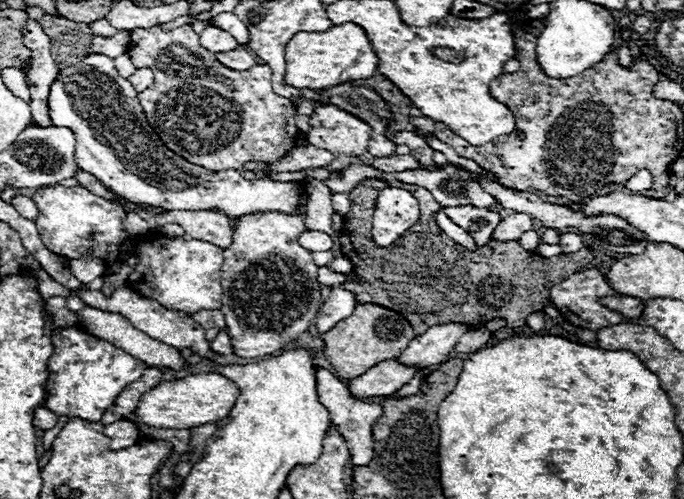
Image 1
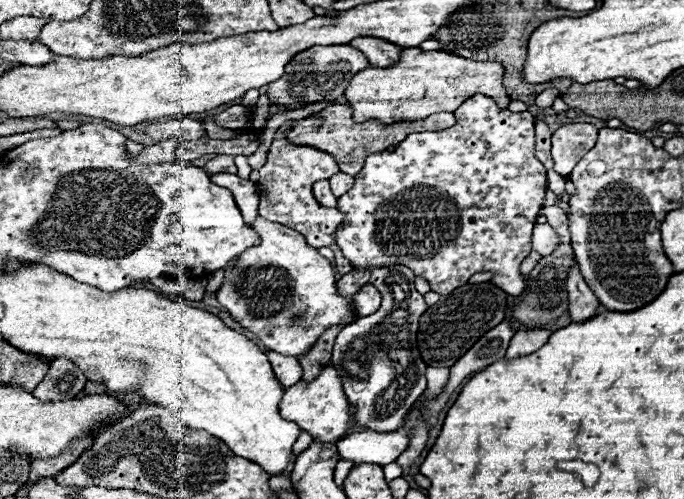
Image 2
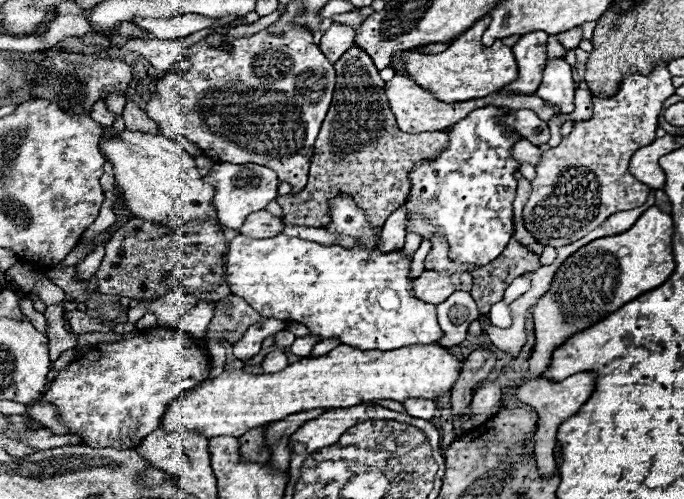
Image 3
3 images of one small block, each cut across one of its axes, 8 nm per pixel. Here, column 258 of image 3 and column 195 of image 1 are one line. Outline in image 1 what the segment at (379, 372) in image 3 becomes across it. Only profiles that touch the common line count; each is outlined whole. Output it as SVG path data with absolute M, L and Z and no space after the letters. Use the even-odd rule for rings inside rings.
M216 372L190 374L186 378L176 378L154 386L150 392L146 392L146 396L142 396L134 414L144 424L154 428L170 428L170 430L196 428L200 424L220 422L222 418L226 418L232 406L236 404L238 394L240 394L240 388L222 374L216 374Z

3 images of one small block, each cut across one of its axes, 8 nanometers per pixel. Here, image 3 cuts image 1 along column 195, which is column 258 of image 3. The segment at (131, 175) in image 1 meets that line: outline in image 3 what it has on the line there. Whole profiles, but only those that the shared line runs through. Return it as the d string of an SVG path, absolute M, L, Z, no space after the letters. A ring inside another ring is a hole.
M230 162L214 164L214 168L202 180L204 180L204 184L210 184L216 188L216 192L212 196L212 204L218 212L218 220L224 228L232 228L232 230L238 230L250 212L266 208L278 196L278 184L280 184L274 170L260 166L260 164L252 164L252 162L248 162L248 164L230 164Z

